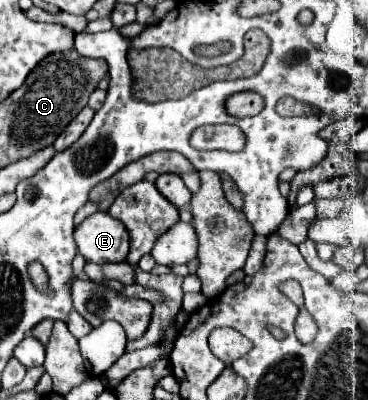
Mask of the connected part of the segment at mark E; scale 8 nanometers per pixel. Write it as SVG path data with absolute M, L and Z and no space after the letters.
M95 212L75 228L75 242L87 262L125 262L129 234L125 226L107 212Z

